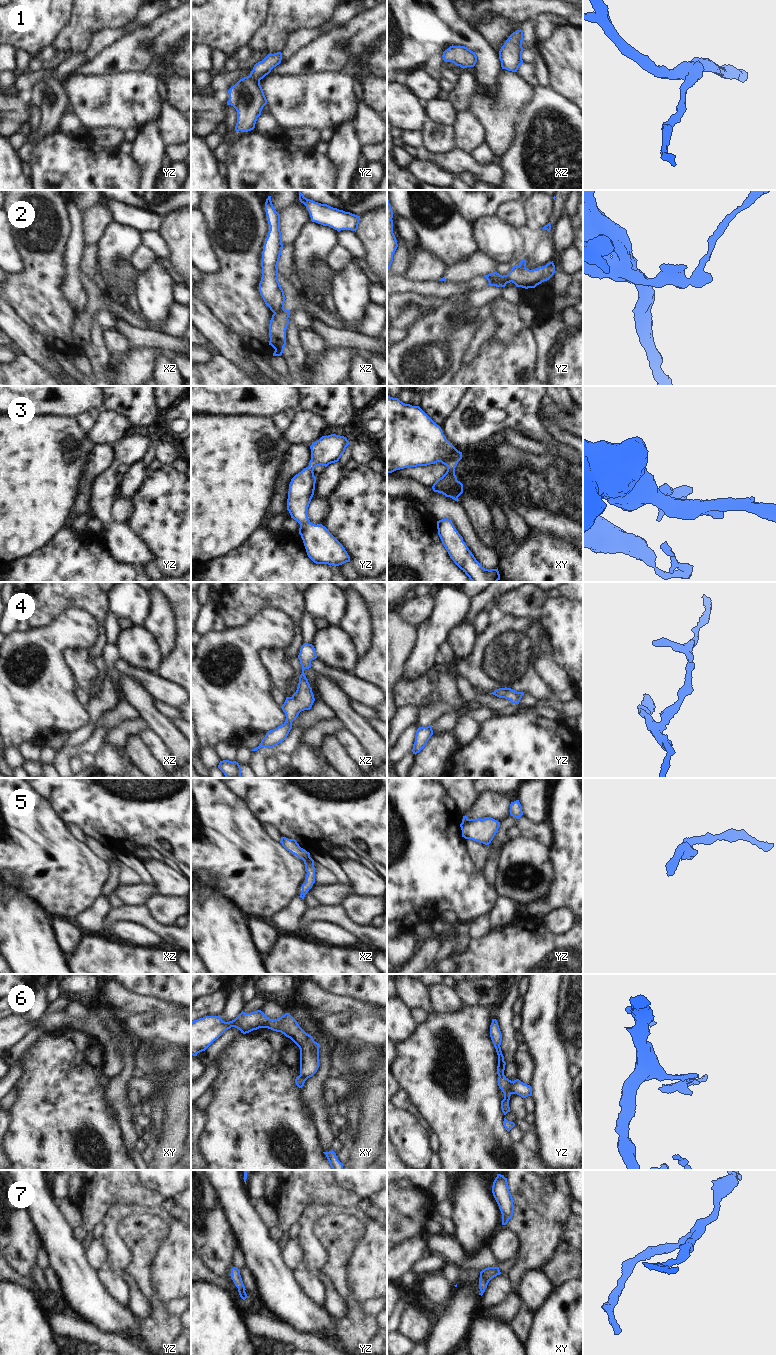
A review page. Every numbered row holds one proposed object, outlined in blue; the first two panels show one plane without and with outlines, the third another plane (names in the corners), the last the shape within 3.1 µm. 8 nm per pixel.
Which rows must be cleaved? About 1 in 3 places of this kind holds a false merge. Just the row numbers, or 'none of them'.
2, 5, 6

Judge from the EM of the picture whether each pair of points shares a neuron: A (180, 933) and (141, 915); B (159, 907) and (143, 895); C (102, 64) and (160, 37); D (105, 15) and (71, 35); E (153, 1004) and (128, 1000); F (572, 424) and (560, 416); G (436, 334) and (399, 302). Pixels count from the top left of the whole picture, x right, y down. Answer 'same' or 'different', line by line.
A: same
B: different
C: same
D: same
E: same
F: same
G: different

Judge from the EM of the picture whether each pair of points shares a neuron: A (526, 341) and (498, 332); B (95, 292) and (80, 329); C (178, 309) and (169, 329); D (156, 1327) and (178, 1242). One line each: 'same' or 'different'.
A: different
B: same
C: same
D: different

